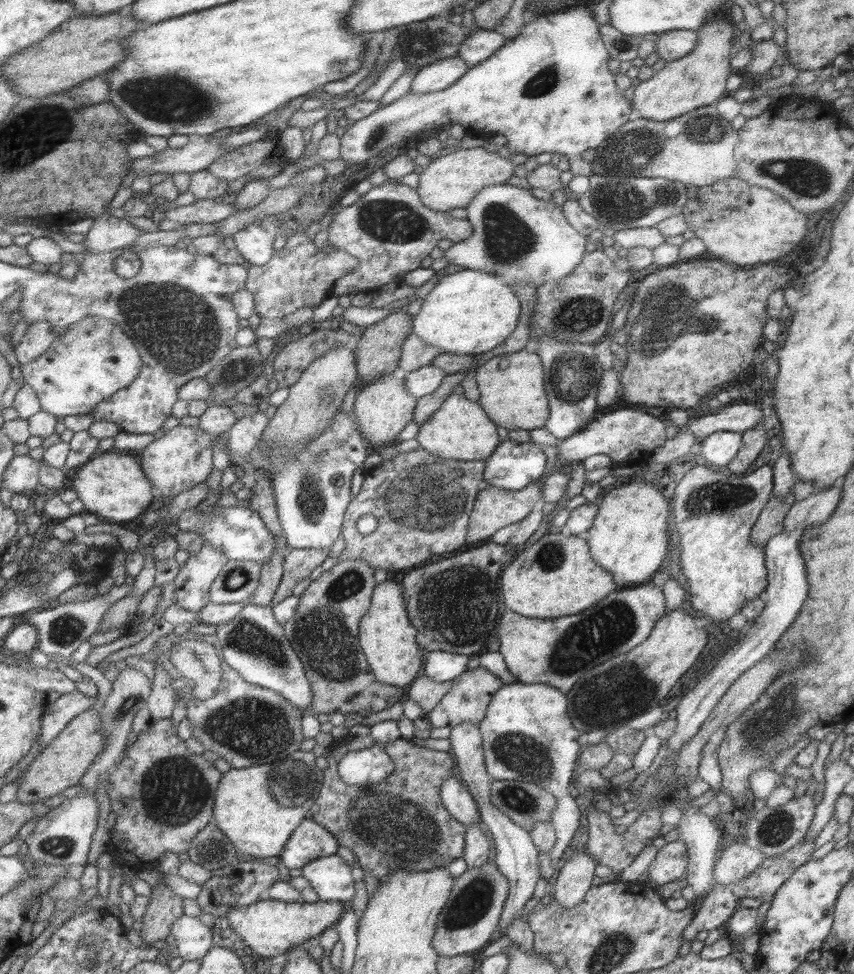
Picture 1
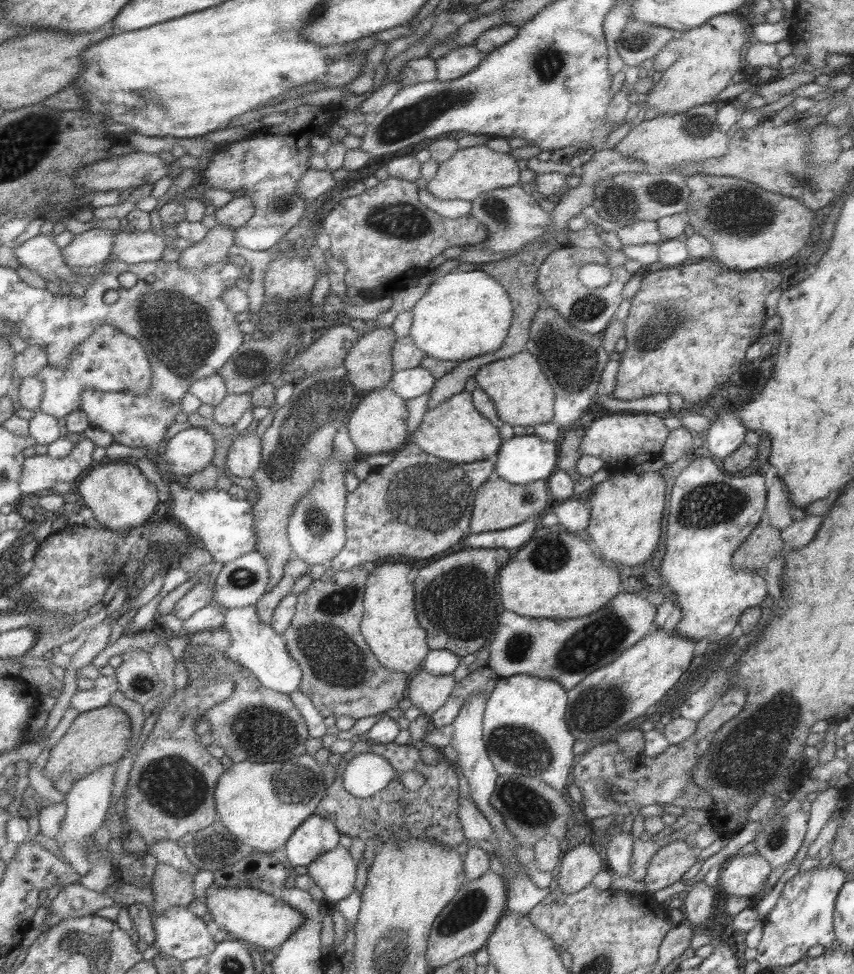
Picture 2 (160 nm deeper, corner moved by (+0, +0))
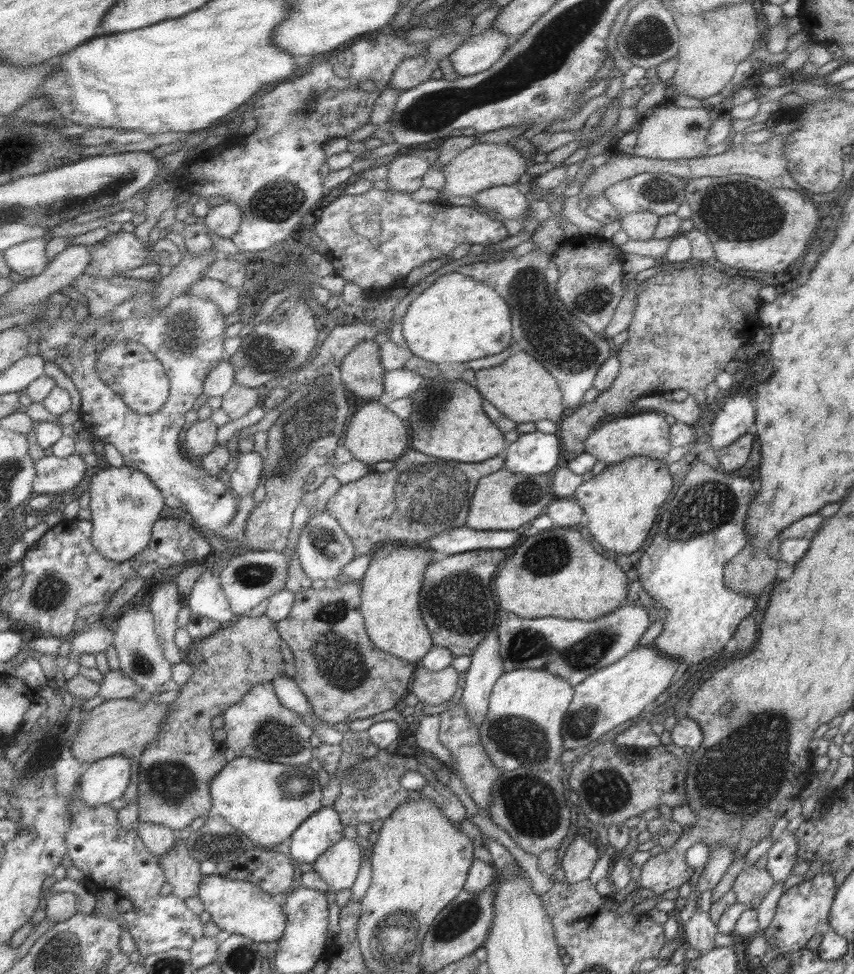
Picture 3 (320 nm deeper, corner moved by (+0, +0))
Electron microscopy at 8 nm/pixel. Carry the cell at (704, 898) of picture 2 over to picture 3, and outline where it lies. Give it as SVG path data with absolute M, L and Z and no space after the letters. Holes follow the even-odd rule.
M696 909L686 924L680 928L683 942L686 942L693 950L697 950L698 956L707 954L714 947L716 933L717 925L709 919L707 911Z

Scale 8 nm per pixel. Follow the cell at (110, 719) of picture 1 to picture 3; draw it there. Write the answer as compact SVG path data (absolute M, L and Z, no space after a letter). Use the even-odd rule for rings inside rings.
M141 605L127 609L112 625L114 639L112 646L117 651L119 669L133 682L140 686L143 692L177 690L177 684L171 678L171 663L167 662L162 651L162 644L155 632L155 621L150 610Z

